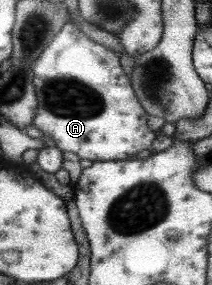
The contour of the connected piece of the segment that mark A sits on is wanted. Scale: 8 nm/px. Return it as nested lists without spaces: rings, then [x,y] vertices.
[[[72,22],[65,23],[50,44],[32,64],[36,108],[31,124],[49,134],[61,152],[73,152],[79,158],[95,161],[125,160],[139,150],[148,149],[155,134],[147,127],[147,113],[139,104],[129,78],[119,65],[118,56],[105,46],[89,40]]]

